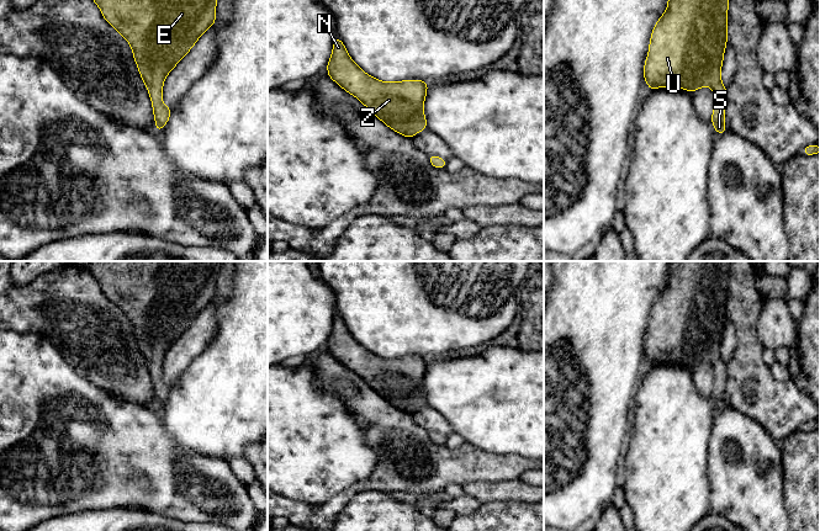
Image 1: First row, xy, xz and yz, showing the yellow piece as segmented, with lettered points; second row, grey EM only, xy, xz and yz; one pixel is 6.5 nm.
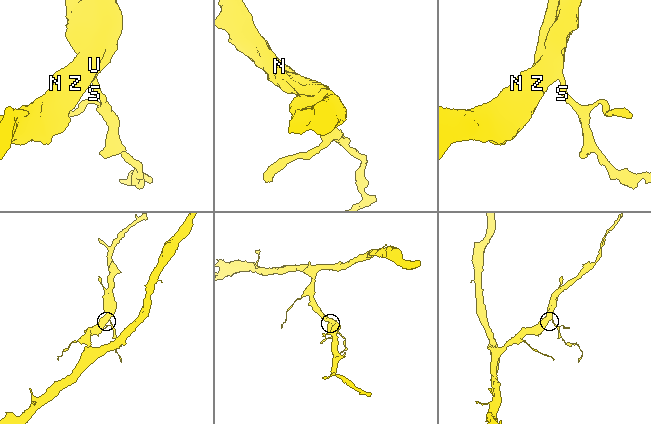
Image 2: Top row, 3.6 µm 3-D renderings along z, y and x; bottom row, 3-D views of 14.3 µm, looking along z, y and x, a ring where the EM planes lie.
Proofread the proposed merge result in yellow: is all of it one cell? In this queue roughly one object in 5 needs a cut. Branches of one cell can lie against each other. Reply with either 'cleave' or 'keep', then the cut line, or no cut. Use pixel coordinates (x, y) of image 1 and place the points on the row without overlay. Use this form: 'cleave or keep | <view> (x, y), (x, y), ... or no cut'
keep | no cut

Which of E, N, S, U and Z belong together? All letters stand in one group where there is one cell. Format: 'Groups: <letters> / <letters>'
Groups: E N S U Z

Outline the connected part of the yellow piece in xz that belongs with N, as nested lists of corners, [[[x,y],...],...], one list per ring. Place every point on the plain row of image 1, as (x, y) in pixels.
[[[335,312],[327,341],[328,352],[358,373],[377,394],[400,410],[412,414],[428,404],[423,381],[428,359],[406,356],[385,359],[363,347]]]

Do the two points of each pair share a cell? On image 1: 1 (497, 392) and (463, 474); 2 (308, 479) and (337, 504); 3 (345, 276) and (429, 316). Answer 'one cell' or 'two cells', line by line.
1: two cells
2: two cells
3: one cell

